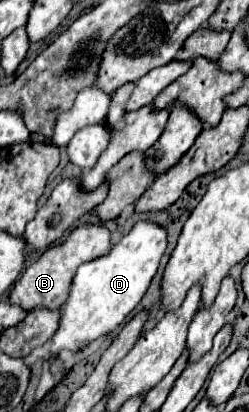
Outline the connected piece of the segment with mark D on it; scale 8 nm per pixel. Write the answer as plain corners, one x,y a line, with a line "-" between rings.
143,219
137,221
133,229
117,245
111,247
107,255
81,265
71,285
69,299
61,307
61,323
57,333
53,335
53,355
57,355
61,349
83,349
97,337
115,331
143,299
153,275
157,273
165,249
165,227
151,219

